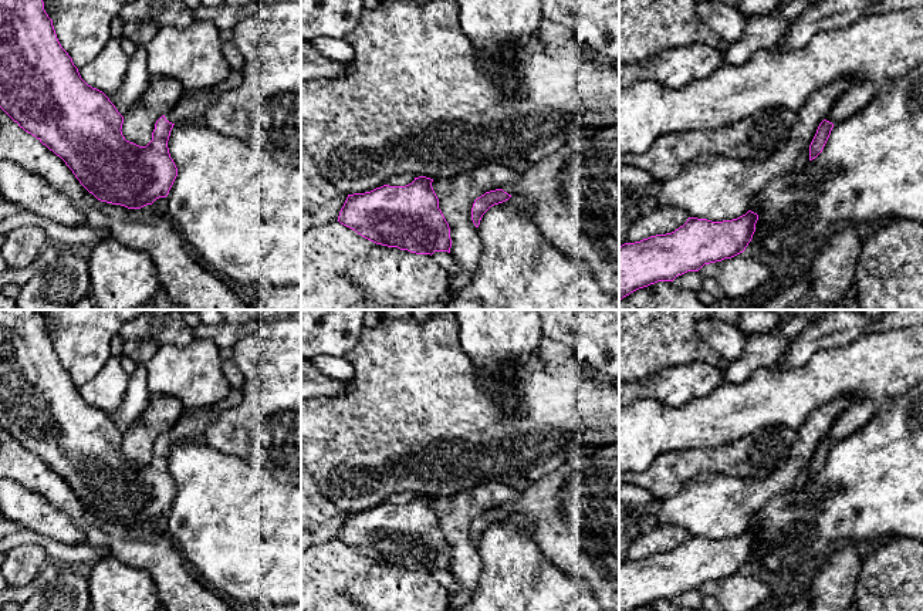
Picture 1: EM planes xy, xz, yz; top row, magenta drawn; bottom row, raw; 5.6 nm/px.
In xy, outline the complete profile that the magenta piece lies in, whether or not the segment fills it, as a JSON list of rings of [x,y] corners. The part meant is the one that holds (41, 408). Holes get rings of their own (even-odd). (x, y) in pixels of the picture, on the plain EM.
[[[0,310],[0,426],[60,475],[80,502],[101,520],[141,527],[166,516],[178,494],[168,466],[172,446],[178,442],[206,443],[206,429],[219,413],[216,408],[186,409],[180,419],[156,439],[152,459],[146,465],[129,460],[121,449],[124,435],[102,409],[81,396],[72,377],[61,365],[41,314],[37,310]]]

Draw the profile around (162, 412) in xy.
[[[149,394],[148,408],[124,435],[121,449],[125,458],[146,465],[152,459],[156,439],[172,429],[185,412],[186,408],[179,399]]]

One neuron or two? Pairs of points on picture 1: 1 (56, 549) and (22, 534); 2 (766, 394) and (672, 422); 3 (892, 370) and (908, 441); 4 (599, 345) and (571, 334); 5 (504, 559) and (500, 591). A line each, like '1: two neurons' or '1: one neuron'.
1: one neuron
2: one neuron
3: two neurons
4: one neuron
5: one neuron

